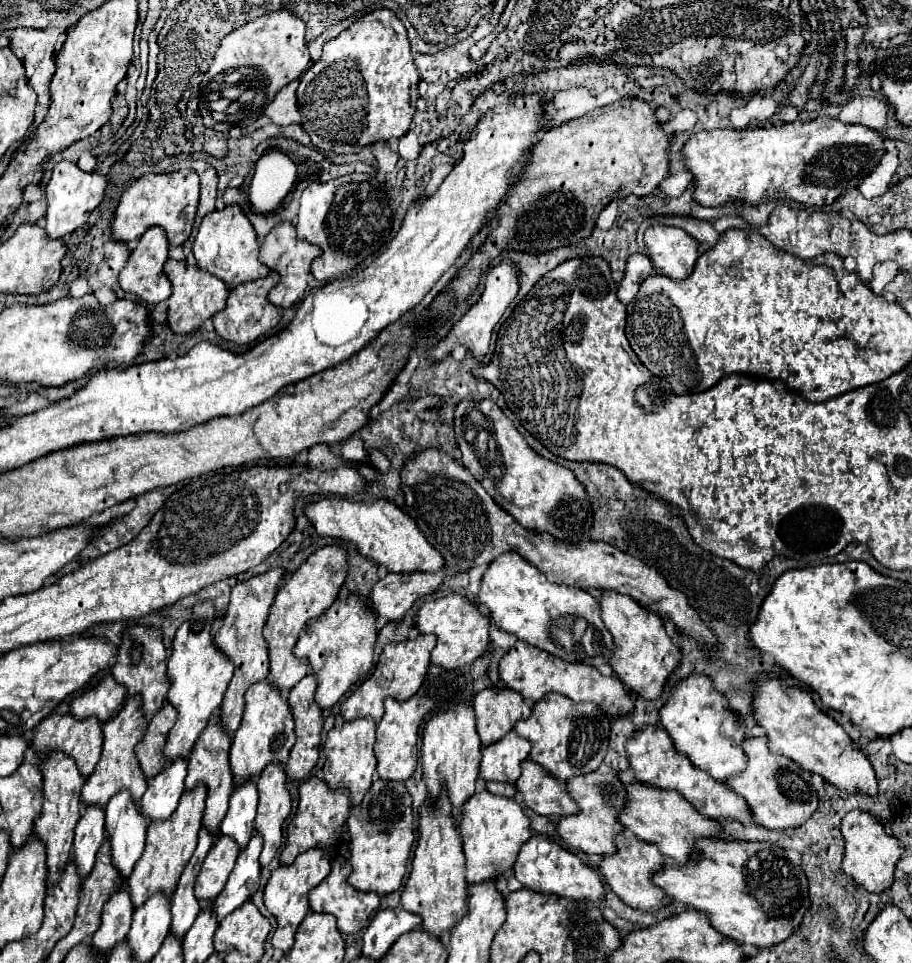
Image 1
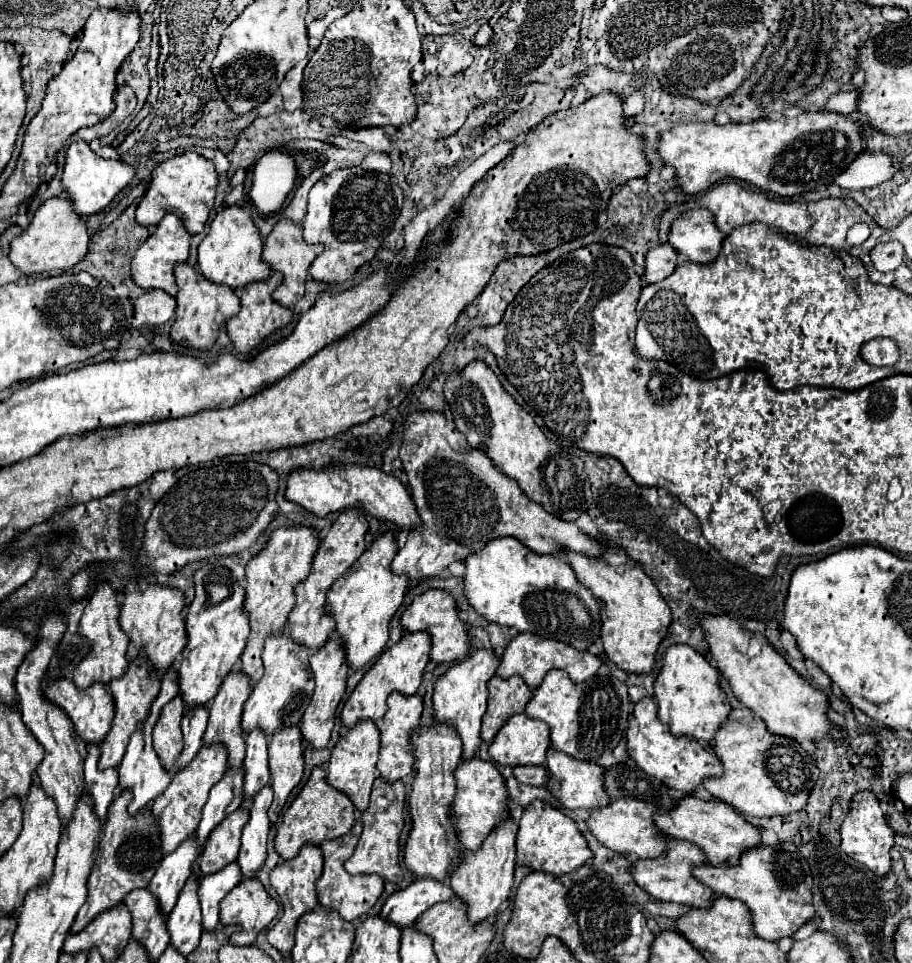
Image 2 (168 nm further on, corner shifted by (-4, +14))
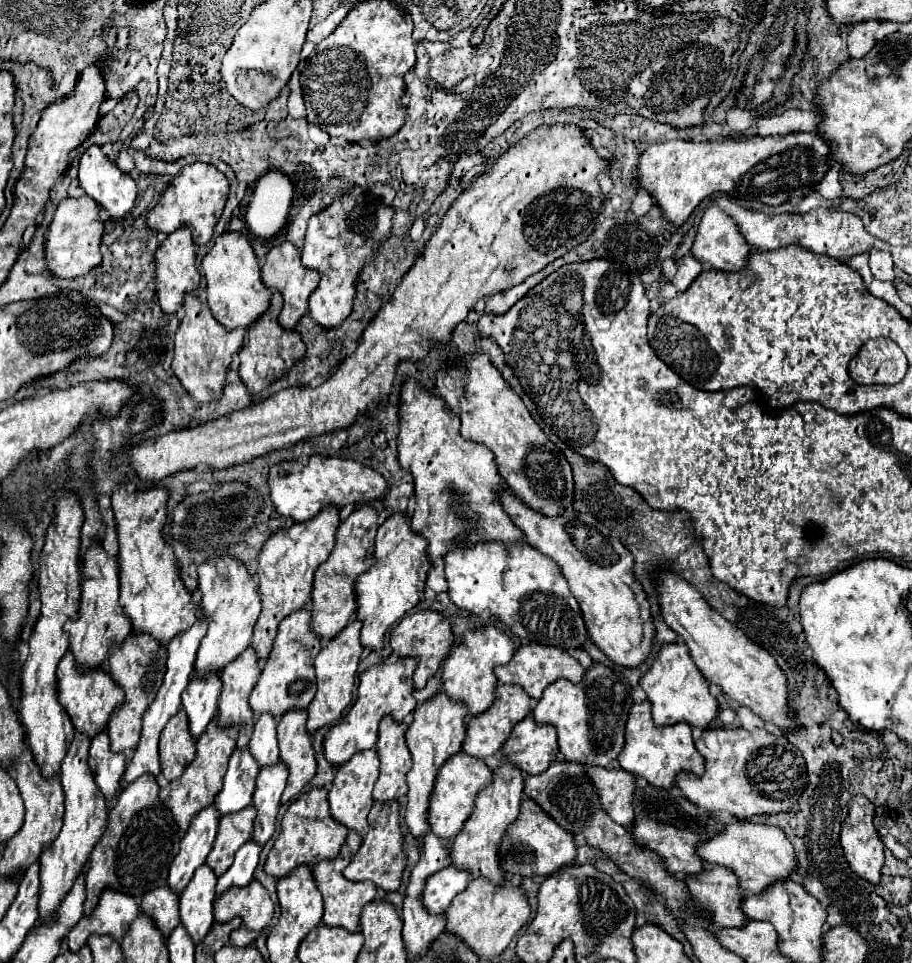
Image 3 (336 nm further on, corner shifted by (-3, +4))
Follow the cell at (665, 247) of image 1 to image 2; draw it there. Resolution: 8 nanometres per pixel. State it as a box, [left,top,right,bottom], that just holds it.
[669,209,723,263]

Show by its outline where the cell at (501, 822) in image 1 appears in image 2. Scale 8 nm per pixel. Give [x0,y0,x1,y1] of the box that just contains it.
[453,757,509,851]

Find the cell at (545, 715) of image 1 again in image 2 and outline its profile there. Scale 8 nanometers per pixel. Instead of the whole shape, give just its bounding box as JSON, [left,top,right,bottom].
[525,671,633,763]

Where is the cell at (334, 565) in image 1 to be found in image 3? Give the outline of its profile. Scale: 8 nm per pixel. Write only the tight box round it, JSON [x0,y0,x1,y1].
[312,505,378,641]

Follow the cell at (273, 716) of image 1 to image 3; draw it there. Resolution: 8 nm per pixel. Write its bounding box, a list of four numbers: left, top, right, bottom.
[250,609,322,717]

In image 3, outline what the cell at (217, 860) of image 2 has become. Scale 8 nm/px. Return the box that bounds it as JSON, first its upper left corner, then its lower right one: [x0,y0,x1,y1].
[206,805,256,877]

